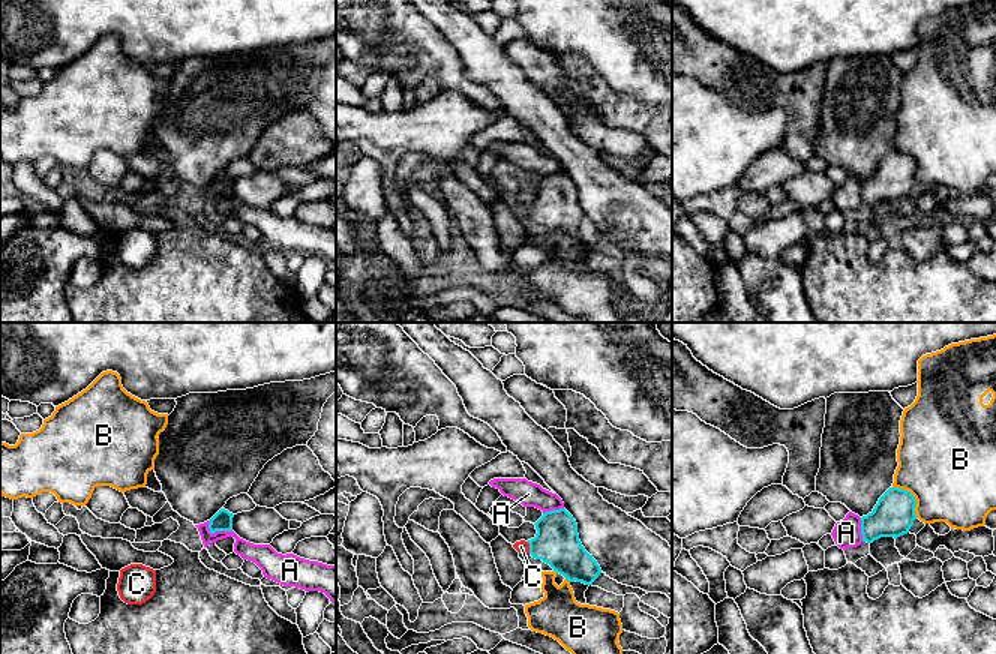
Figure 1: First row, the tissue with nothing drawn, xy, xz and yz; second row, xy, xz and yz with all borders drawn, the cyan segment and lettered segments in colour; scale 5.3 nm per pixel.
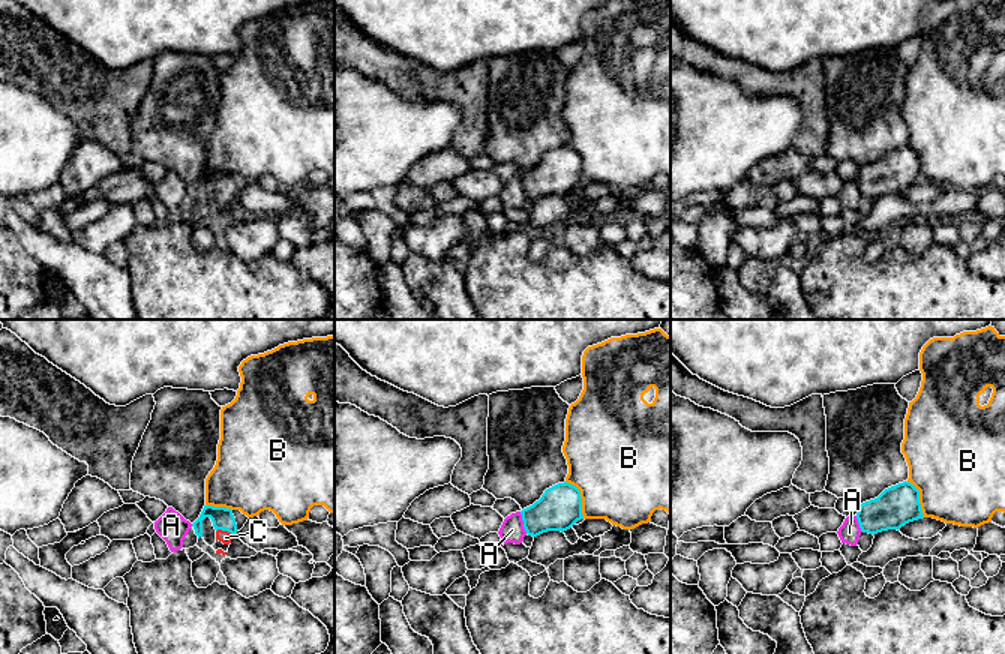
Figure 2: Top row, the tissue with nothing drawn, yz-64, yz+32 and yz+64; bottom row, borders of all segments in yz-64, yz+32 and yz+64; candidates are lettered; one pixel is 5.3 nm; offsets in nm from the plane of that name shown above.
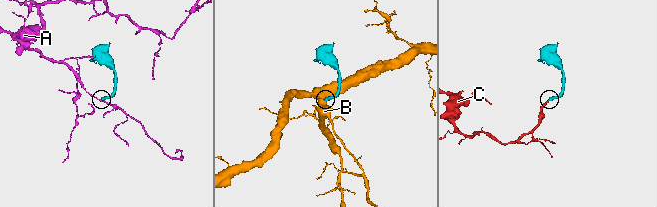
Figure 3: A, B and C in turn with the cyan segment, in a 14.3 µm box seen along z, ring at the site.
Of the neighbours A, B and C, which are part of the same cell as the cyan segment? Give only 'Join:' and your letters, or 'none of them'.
Join: C

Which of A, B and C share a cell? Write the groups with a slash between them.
A / B / C

